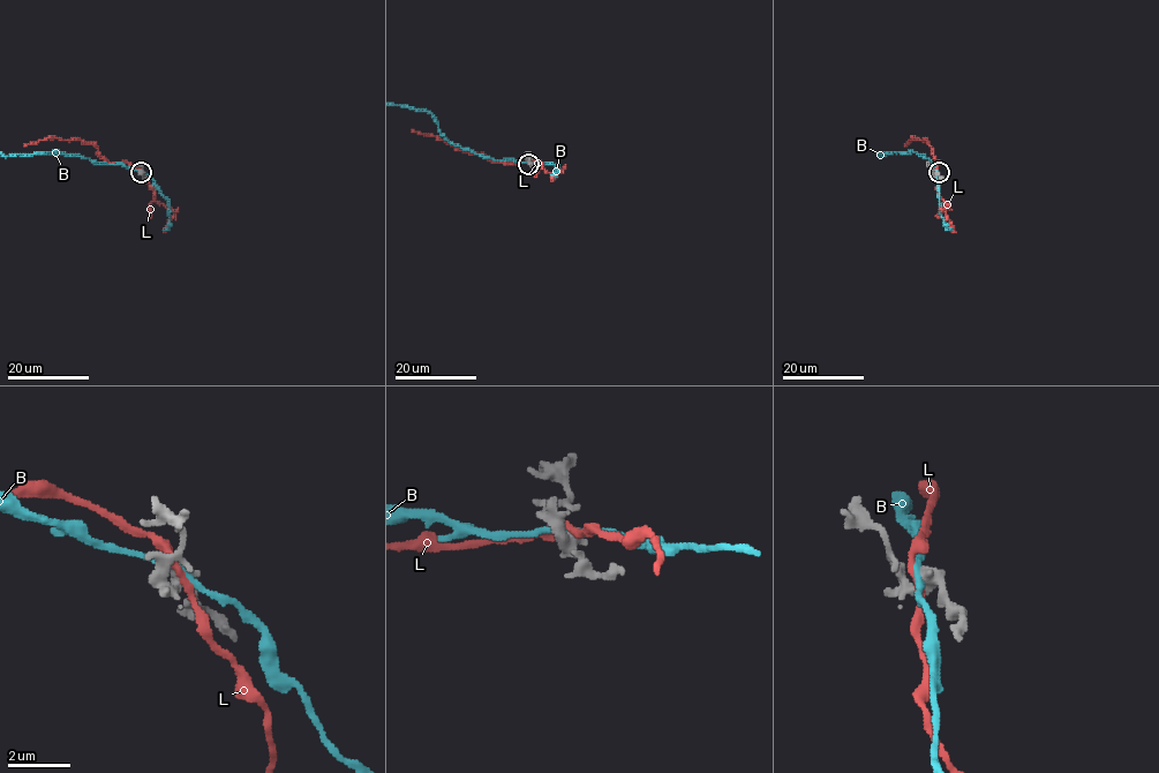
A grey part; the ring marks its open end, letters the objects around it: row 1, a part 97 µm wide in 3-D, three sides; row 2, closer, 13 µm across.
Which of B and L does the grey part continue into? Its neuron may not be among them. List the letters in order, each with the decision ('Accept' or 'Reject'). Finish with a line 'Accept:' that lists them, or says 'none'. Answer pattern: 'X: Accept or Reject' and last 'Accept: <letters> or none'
B: Reject
L: Reject
Accept: none

